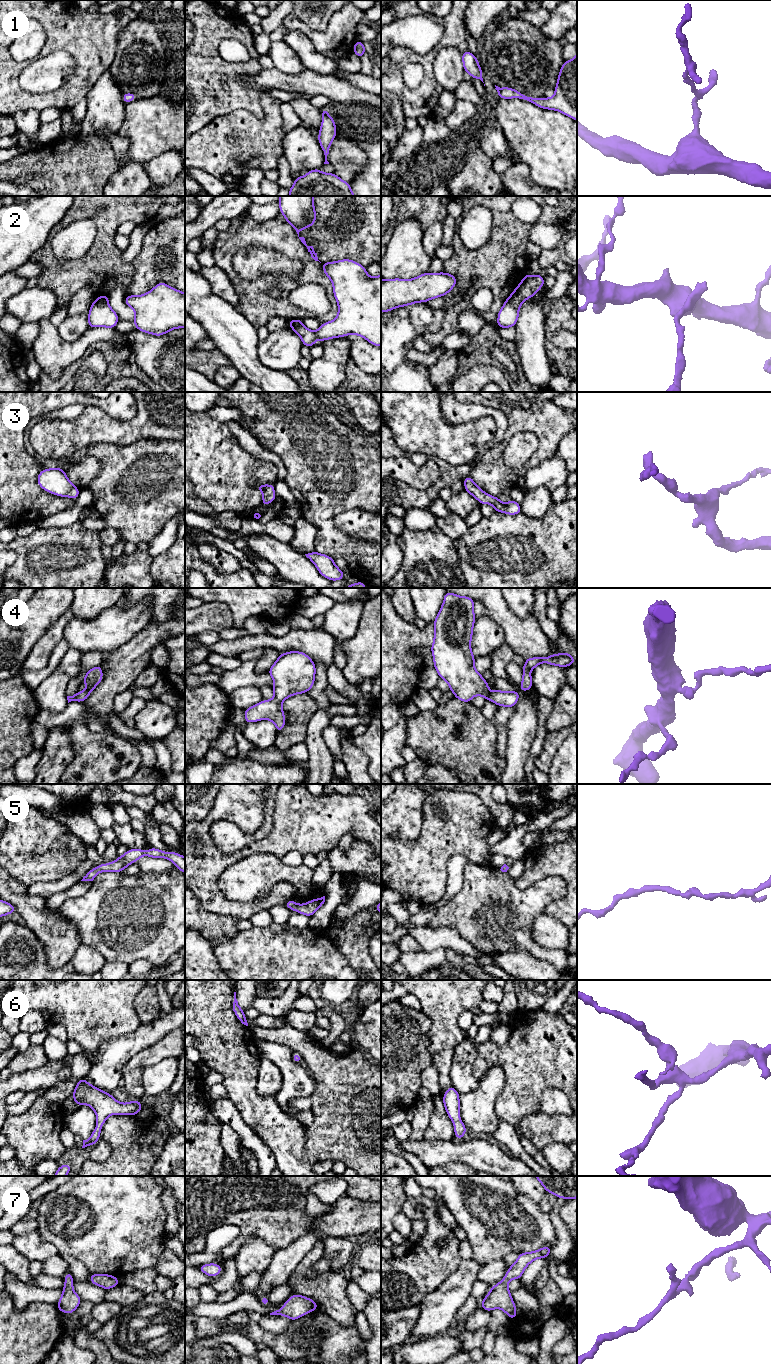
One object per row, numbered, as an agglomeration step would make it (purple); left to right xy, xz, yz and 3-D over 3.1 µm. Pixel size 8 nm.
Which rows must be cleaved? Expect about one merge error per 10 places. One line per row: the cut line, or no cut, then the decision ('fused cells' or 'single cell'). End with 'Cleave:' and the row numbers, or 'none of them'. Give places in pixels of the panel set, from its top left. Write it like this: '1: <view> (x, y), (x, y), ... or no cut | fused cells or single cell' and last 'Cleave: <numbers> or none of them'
1: no cut | single cell
2: no cut | single cell
3: no cut | single cell
4: no cut | single cell
5: no cut | single cell
6: no cut | single cell
7: no cut | single cell
Cleave: none of them

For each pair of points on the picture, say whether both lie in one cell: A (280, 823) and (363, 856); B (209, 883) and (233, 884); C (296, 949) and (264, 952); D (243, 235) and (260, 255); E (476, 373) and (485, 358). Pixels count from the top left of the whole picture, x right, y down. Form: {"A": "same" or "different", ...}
{"A": "different", "B": "different", "C": "same", "D": "different", "E": "different"}

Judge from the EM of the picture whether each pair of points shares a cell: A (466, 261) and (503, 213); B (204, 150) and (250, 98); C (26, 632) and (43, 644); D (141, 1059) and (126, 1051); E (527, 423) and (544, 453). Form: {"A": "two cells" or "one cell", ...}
{"A": "one cell", "B": "two cells", "C": "two cells", "D": "two cells", "E": "one cell"}

